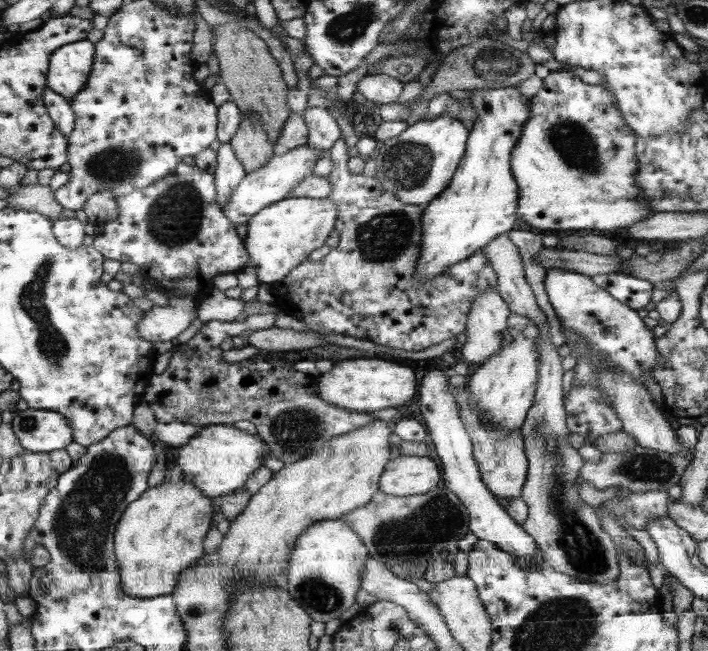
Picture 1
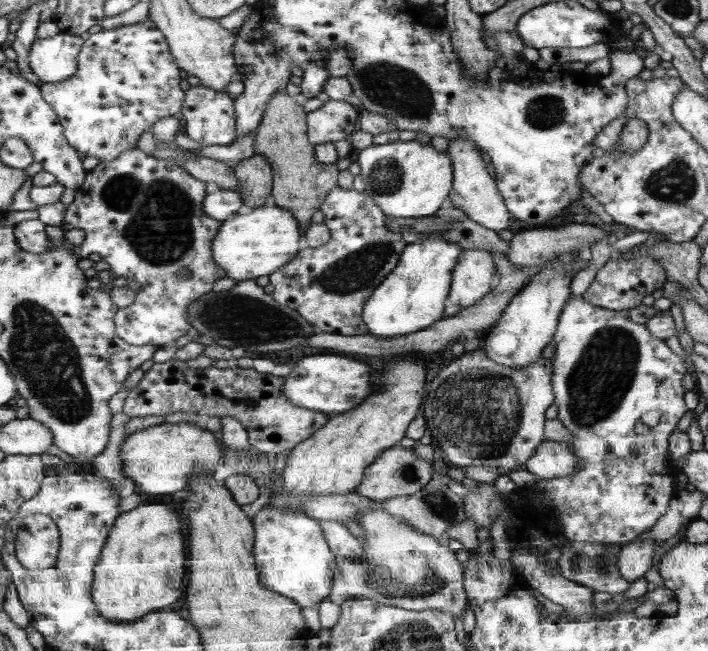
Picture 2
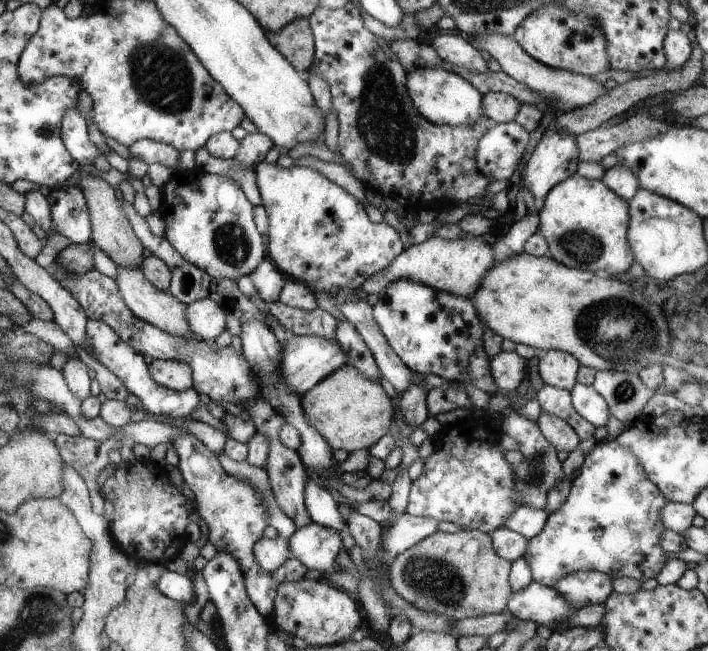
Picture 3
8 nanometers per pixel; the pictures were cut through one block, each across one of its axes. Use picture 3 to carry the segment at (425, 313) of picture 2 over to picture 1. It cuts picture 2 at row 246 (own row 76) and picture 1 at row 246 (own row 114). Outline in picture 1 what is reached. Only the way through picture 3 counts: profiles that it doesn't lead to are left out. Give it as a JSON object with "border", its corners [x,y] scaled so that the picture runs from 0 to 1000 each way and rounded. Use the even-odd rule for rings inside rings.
{"border":[[[701,134],[667,137],[667,146],[658,152],[662,167],[668,166],[668,181],[660,183],[667,198],[667,215],[660,215],[661,240],[650,252],[650,264],[643,264],[637,281],[621,301],[603,313],[597,326],[597,375],[595,396],[589,406],[586,432],[597,435],[616,424],[633,407],[660,398],[669,386],[678,386],[702,363],[722,355],[732,341],[729,312],[732,312],[732,284],[722,260],[722,237],[729,224],[740,189],[749,181],[750,151],[737,146],[732,134]]]}

